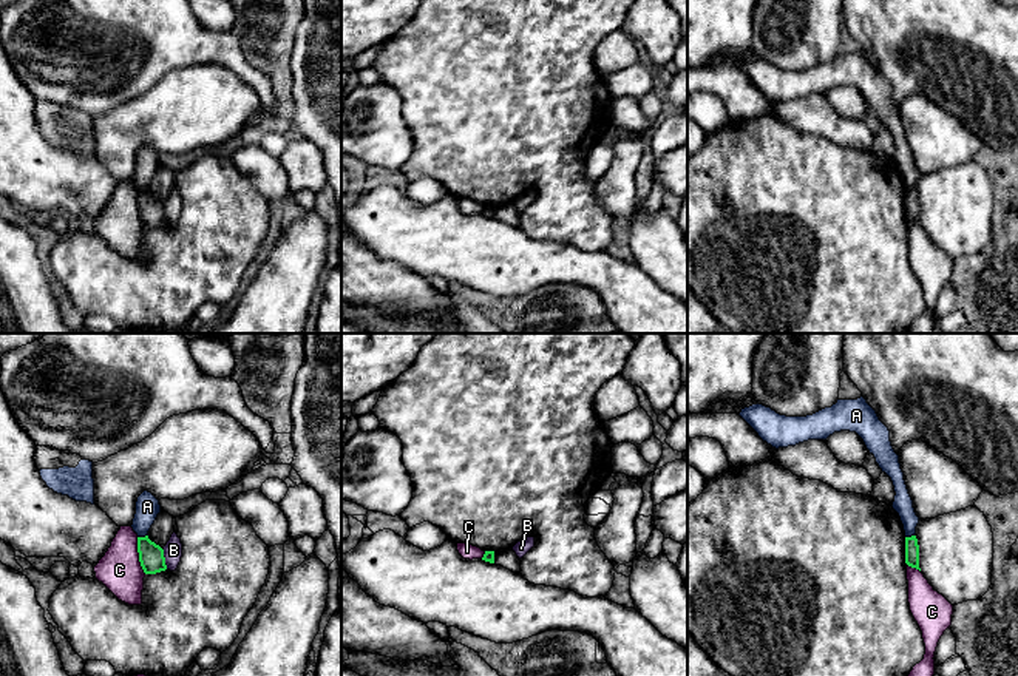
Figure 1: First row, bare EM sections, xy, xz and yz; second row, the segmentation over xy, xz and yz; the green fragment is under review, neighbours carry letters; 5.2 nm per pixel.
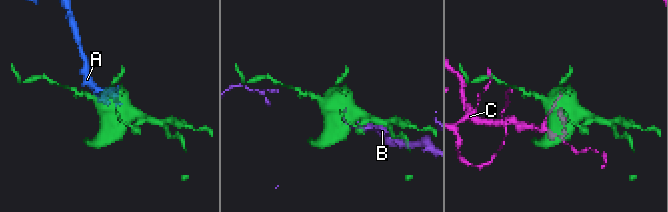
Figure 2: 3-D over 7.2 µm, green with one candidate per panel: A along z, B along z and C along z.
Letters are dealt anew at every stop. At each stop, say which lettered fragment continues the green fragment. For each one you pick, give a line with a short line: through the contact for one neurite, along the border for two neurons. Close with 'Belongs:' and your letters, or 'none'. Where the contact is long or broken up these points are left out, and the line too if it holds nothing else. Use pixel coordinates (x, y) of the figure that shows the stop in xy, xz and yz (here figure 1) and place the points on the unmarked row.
Belongs: none

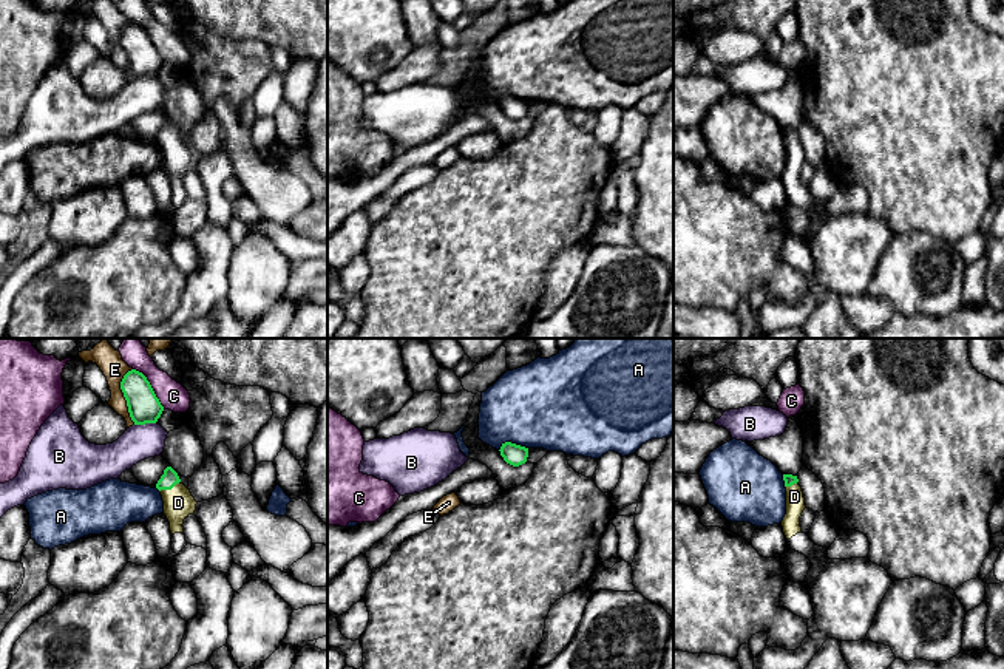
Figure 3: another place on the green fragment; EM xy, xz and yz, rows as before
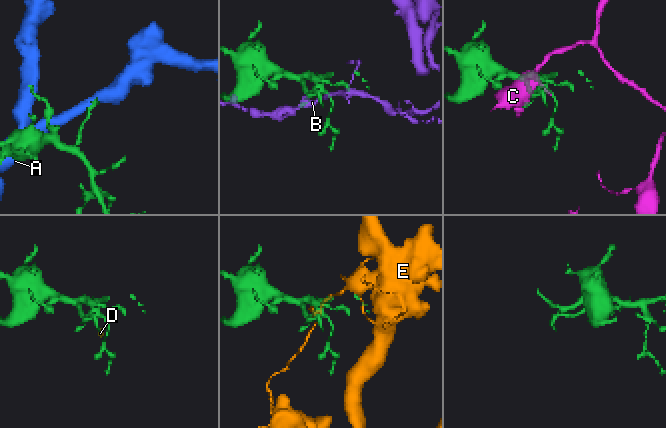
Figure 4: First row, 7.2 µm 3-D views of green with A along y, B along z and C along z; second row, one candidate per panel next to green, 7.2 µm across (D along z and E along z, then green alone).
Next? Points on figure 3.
D: xy (169, 133), (169, 142), (178, 156)
Belongs: D

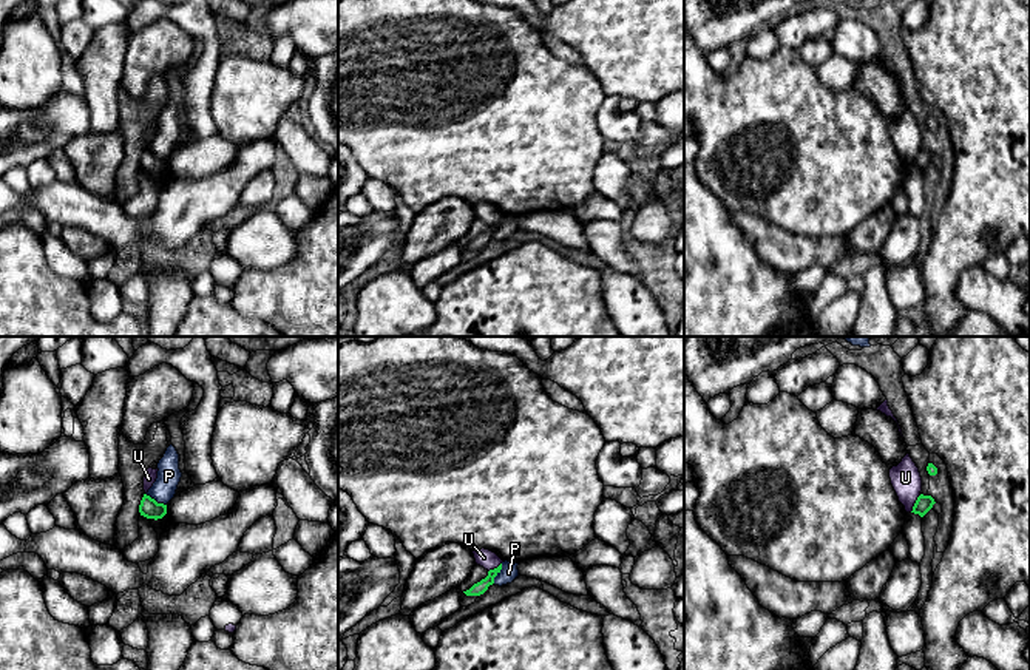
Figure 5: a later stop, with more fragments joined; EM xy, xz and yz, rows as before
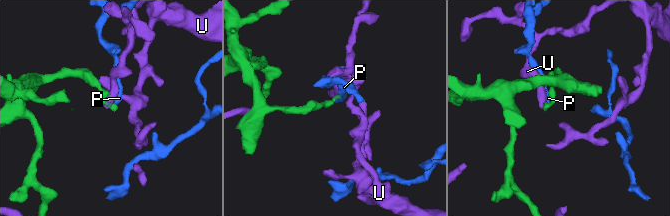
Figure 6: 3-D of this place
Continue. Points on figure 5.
Belongs: none

